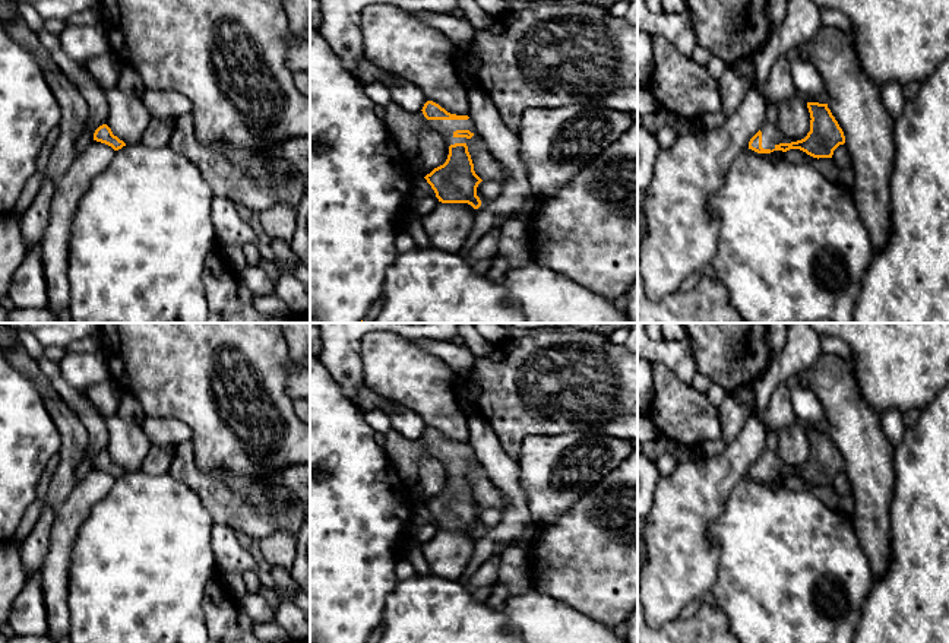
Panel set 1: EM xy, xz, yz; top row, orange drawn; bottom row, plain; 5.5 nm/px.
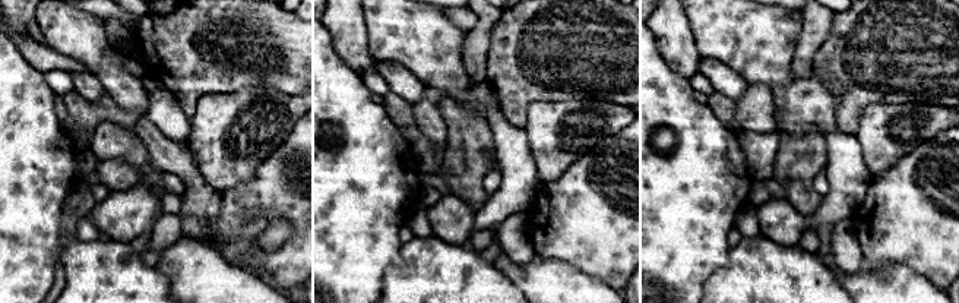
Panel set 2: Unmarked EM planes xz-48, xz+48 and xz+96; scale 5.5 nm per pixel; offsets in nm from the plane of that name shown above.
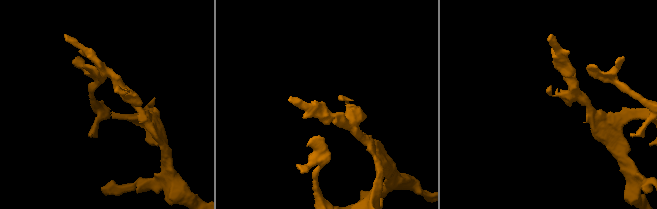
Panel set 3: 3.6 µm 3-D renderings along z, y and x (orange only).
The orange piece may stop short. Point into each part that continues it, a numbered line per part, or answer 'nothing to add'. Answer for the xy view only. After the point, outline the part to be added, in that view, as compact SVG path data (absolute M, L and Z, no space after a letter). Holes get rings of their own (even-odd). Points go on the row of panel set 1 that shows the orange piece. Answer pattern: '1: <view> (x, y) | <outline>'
nothing to add

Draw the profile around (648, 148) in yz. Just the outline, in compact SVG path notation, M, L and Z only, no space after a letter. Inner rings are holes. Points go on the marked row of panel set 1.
M638 126L638 190L645 191L652 178L661 146L654 134Z

